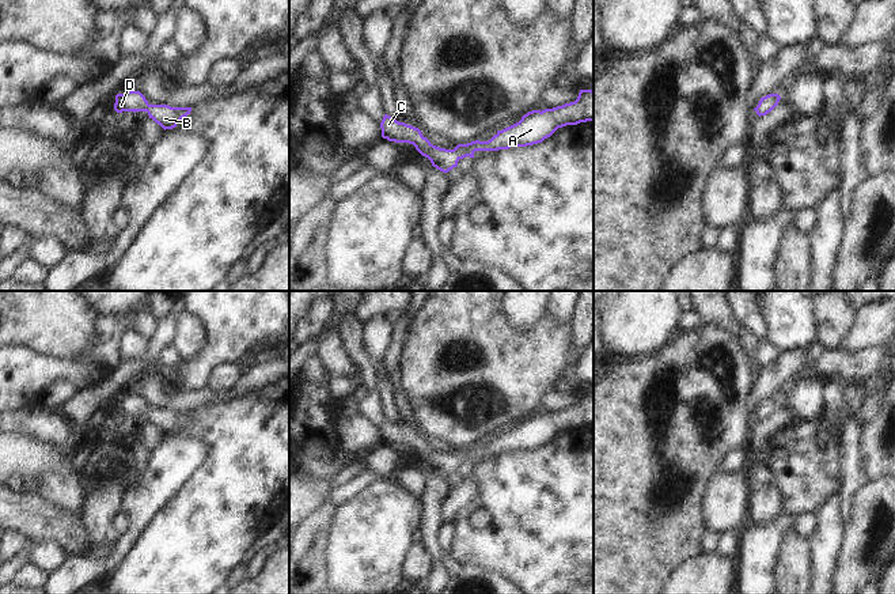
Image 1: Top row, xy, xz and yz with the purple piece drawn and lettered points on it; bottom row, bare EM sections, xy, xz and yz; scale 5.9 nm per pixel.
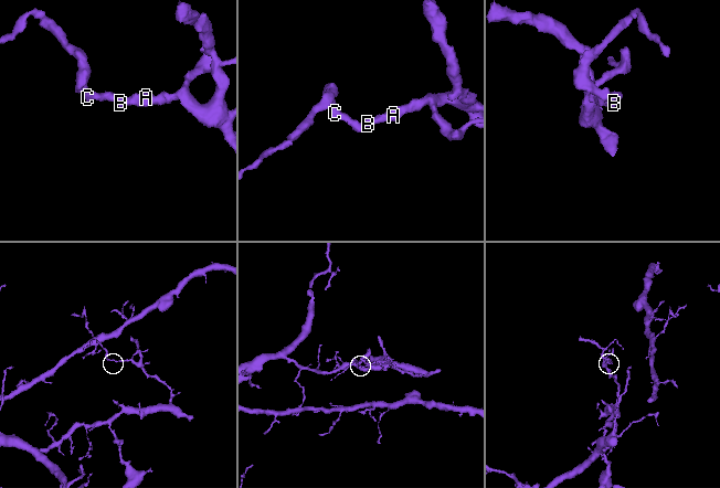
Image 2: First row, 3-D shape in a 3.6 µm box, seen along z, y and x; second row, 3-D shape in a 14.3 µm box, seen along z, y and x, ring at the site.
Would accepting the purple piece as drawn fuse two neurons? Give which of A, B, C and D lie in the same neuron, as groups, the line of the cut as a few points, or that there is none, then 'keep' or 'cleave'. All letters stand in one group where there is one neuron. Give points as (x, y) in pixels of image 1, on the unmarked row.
A B C D; no cut; keep

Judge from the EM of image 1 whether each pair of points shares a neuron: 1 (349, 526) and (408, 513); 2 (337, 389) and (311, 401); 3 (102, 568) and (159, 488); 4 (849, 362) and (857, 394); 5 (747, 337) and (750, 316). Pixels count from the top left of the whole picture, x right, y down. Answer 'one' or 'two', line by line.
1: one
2: two
3: one
4: two
5: two

